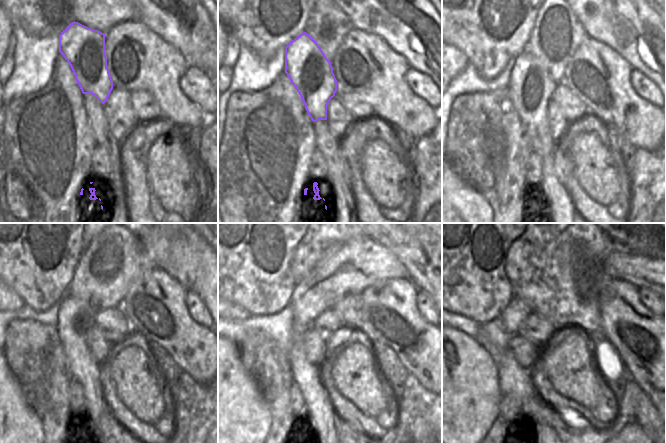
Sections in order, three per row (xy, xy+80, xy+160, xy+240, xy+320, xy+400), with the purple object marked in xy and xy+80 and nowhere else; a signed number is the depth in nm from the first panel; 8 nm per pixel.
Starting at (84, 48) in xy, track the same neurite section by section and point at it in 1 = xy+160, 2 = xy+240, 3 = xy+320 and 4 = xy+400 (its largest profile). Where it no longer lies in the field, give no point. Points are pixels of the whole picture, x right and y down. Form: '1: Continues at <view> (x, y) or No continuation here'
1: Continues at xy+160 (530, 87)
2: Continues at xy+240 (76, 318)
3: Continues at xy+320 (319, 412)
4: Continues at xy+400 (539, 426)

